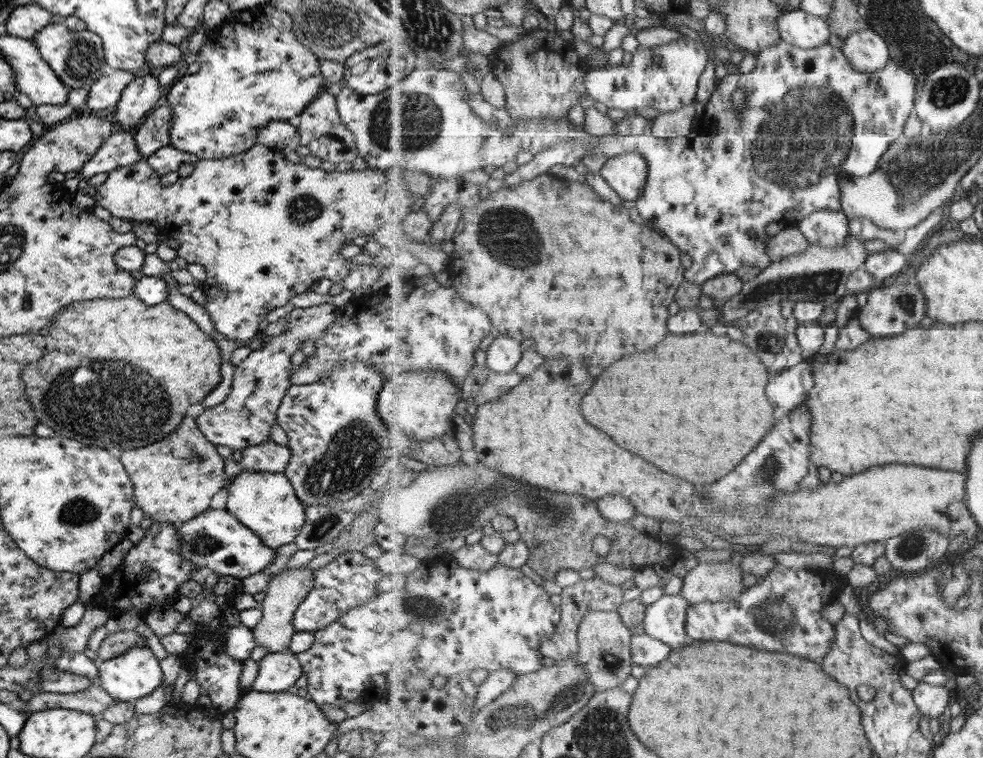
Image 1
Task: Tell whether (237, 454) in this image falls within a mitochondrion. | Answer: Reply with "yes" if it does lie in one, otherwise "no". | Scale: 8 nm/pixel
no

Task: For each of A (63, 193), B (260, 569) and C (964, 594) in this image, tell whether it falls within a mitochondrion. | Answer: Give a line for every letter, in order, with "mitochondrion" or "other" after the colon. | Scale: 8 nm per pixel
A: other
B: other
C: mitochondrion

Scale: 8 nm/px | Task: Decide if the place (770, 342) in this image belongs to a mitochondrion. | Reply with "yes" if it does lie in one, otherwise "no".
yes

